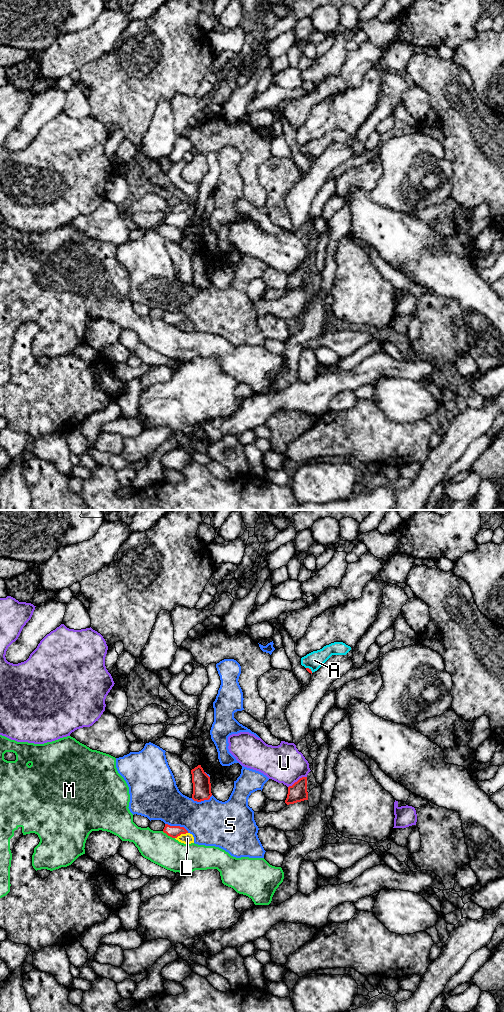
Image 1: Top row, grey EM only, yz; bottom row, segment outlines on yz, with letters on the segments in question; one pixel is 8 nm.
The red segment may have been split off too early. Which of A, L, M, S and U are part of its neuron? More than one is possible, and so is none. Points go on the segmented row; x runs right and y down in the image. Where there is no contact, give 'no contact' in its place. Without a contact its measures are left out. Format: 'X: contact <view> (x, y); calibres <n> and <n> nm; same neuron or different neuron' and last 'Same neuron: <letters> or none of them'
A: contact yz (309, 669); calibres 30 and 140 nm; different neuron
L: contact yz (181, 833); calibres 100 and 90 nm; different neuron
M: contact yz (168, 835); calibres 100 and 260 nm; different neuron
S: contact yz (177, 826); calibres 100 and 320 nm; different neuron
U: contact yz (298, 780); calibres 150 and 300 nm; different neuron
Same neuron: none of them

